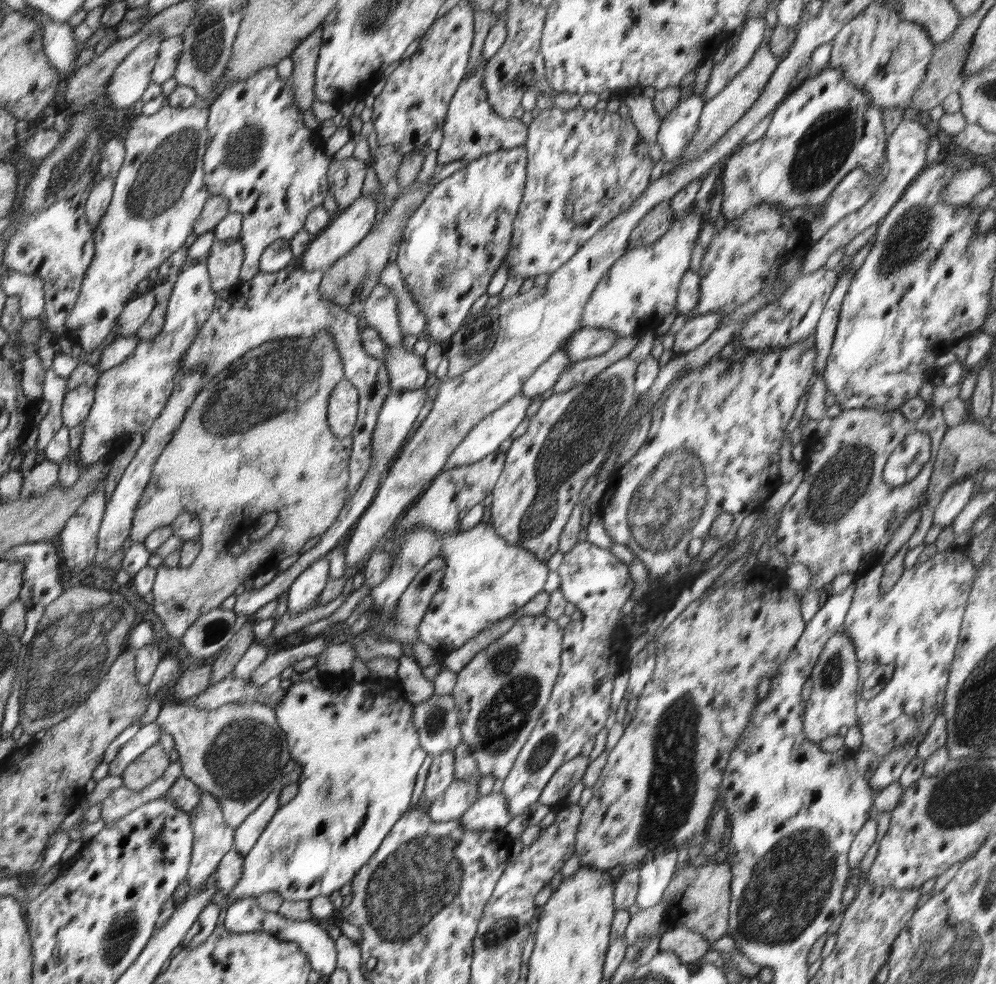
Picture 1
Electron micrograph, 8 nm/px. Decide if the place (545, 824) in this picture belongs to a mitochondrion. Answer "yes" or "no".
no

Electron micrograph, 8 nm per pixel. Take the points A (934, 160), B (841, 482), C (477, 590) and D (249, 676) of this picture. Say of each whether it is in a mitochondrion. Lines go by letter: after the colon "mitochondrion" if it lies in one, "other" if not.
A: other
B: mitochondrion
C: mitochondrion
D: other

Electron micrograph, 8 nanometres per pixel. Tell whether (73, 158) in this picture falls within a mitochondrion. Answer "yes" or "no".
yes

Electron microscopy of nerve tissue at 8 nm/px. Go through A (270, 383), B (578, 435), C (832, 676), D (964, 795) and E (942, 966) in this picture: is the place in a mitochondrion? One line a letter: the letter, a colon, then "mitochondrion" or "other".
A: mitochondrion
B: mitochondrion
C: mitochondrion
D: mitochondrion
E: mitochondrion

